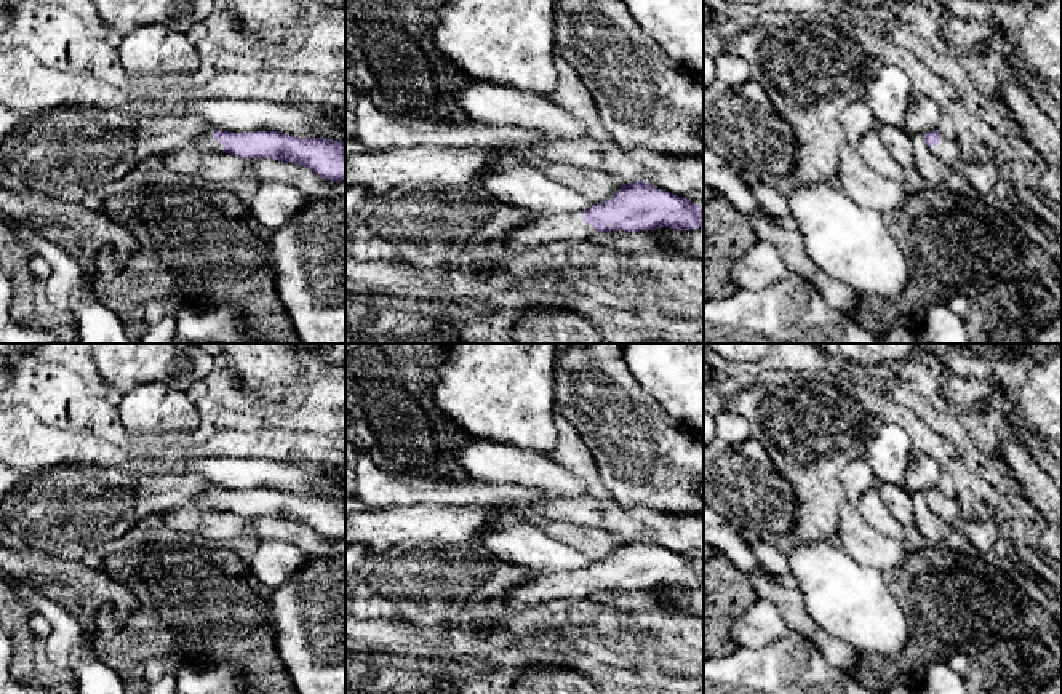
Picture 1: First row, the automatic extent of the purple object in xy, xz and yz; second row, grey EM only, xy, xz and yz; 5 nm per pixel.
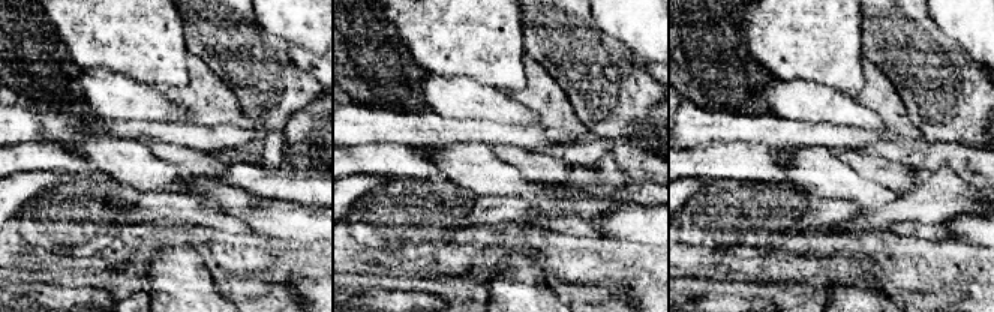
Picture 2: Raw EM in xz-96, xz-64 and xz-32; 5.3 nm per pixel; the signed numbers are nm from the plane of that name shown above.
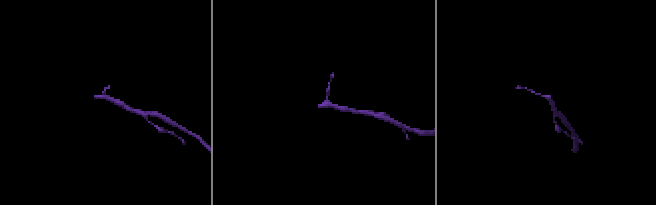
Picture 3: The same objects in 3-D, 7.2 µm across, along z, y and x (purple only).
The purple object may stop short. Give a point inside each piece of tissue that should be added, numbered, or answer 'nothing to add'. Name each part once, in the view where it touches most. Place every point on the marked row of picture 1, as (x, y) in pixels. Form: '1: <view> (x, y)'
1: xz (562, 227)

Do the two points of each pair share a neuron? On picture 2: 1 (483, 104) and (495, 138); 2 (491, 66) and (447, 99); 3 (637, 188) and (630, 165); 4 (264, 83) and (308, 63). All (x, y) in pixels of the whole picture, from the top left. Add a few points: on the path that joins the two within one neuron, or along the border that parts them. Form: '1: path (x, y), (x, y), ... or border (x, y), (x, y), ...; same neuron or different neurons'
1: border (453, 120), (494, 120), (523, 128); different neurons
2: border (438, 72), (470, 77), (505, 92); different neurons
3: border (627, 177), (633, 180), (652, 180); different neurons
4: border (288, 45), (291, 59), (317, 81); different neurons

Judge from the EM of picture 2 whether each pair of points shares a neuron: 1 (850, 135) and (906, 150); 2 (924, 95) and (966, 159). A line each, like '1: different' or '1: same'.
1: different
2: different

